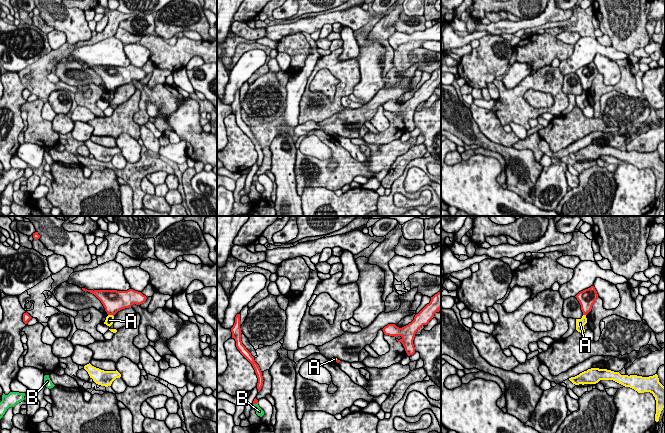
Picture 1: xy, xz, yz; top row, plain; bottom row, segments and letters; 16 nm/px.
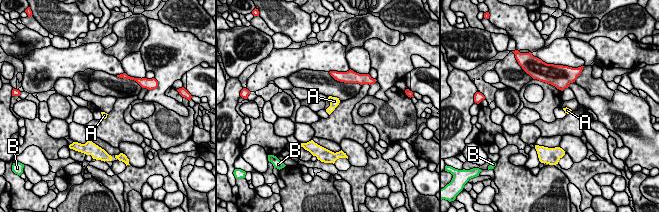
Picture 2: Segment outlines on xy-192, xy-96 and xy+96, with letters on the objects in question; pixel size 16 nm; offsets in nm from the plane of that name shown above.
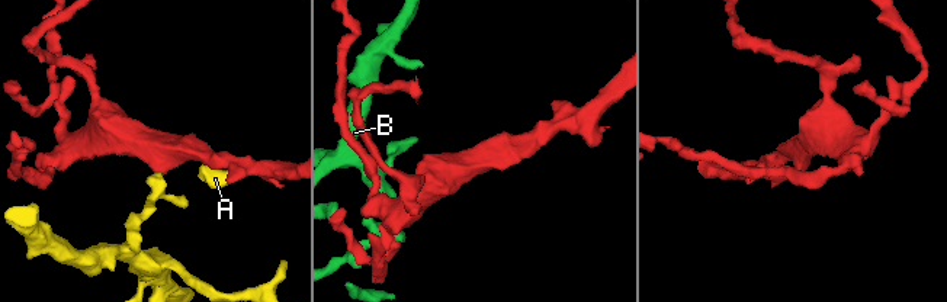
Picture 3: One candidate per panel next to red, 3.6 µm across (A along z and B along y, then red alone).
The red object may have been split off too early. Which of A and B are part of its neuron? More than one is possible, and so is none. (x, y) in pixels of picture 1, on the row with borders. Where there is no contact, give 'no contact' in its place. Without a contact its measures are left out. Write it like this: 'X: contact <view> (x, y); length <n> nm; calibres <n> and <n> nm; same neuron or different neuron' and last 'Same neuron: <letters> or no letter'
A: contact xy (111, 314); length 100 nm; calibres 360 and 130 nm; different neuron
B: contact xz (255, 403); length 90 nm; calibres 70 and 120 nm; same neuron
Same neuron: B

